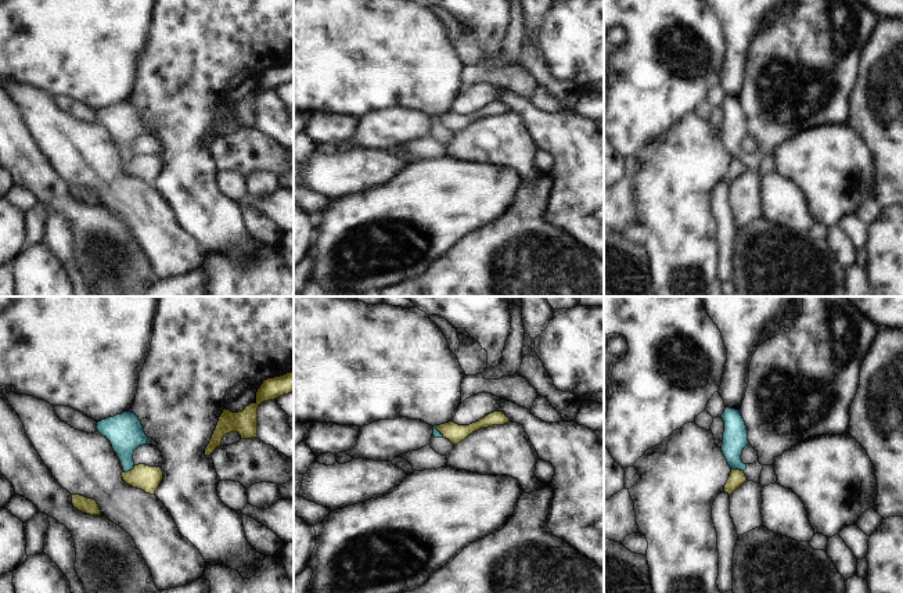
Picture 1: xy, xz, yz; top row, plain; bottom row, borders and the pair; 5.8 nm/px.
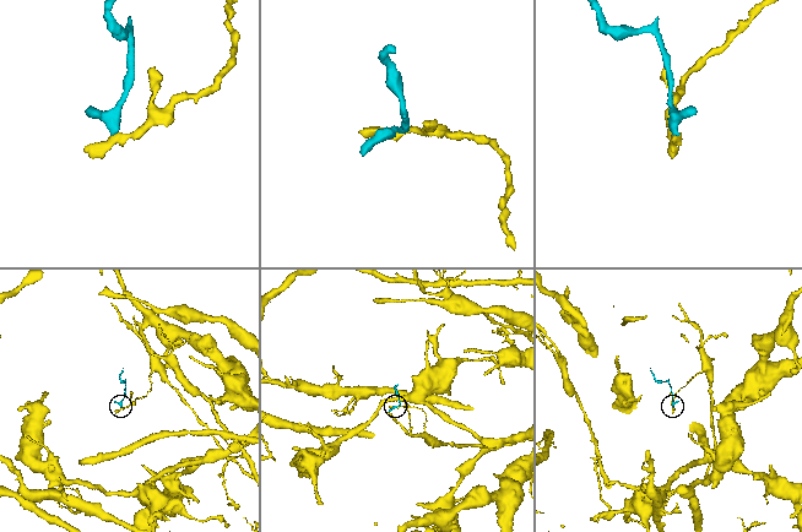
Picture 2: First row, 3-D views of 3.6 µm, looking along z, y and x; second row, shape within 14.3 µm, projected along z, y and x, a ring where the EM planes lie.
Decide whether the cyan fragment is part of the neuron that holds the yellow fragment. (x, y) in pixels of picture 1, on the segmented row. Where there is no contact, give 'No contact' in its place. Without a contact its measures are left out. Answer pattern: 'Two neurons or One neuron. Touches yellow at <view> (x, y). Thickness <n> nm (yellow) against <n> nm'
Two neurons. Touches yellow at yz (736, 468). Thickness 90 nm (yellow) against 140 nm

